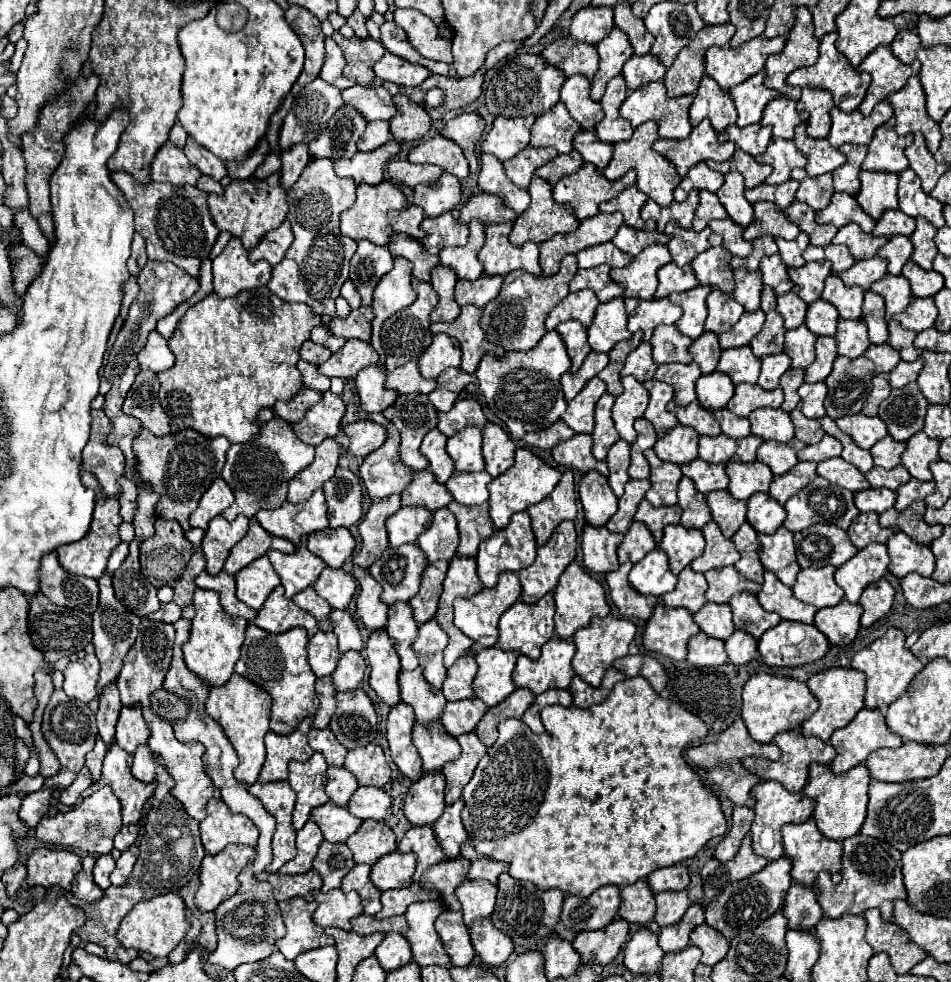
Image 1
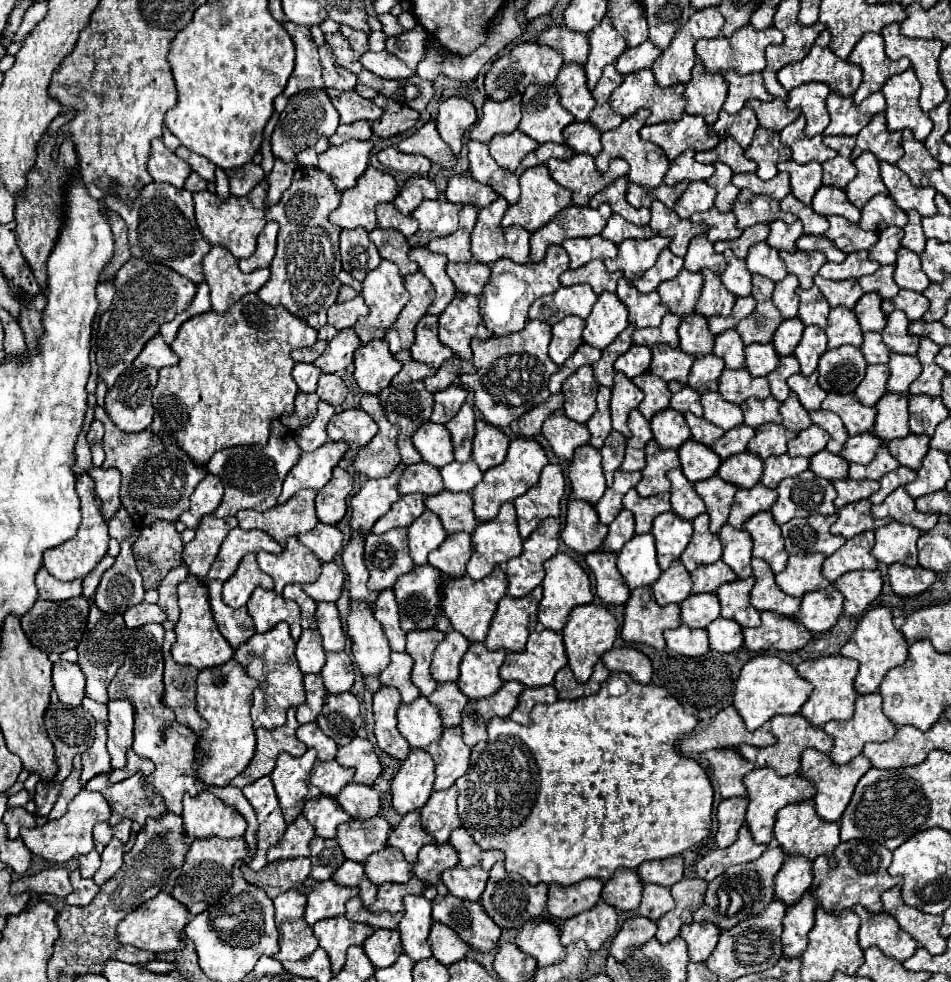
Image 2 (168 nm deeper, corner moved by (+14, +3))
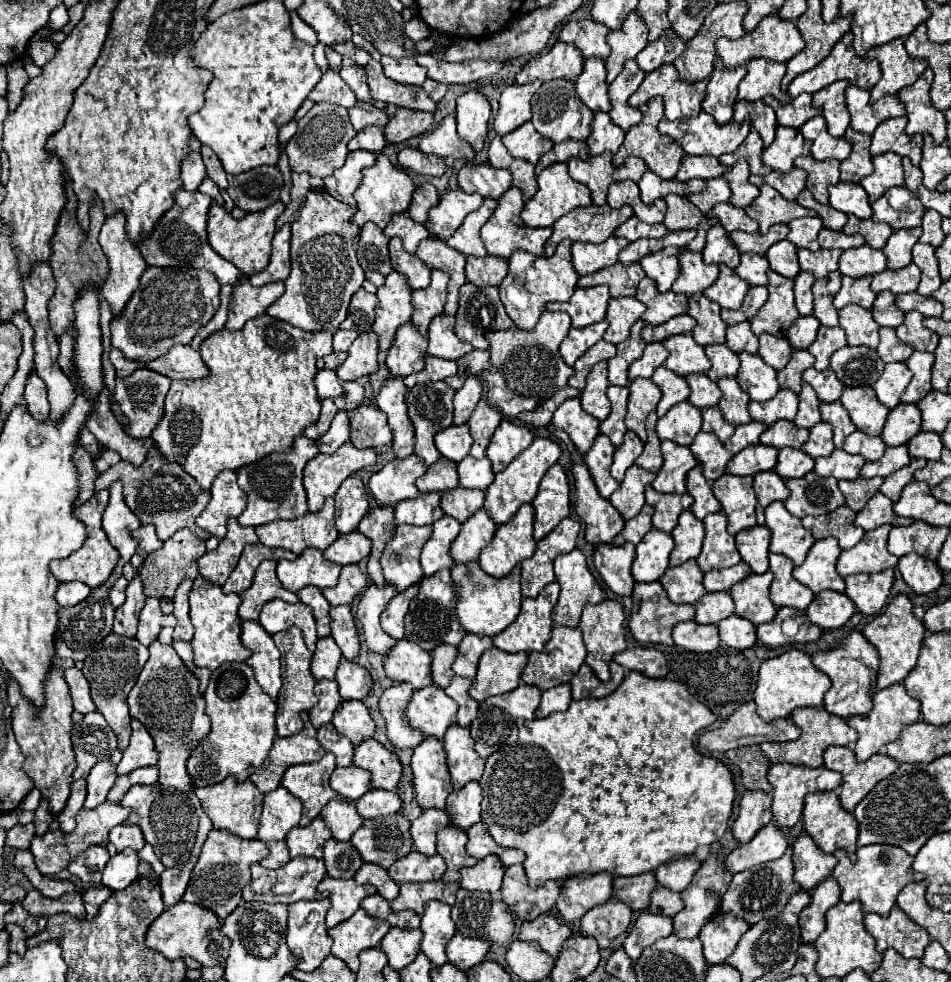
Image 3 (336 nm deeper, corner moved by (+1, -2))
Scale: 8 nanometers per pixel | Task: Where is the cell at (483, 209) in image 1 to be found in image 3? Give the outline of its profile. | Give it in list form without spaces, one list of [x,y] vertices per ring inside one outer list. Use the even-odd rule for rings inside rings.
[[[489,163],[465,165],[459,171],[459,187],[467,193],[479,193],[483,197],[499,199],[511,187],[511,173],[505,169],[495,169]]]

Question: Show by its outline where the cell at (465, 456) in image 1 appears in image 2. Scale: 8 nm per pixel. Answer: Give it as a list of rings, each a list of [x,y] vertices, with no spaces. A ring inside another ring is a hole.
[[[462,404],[460,412],[446,422],[446,430],[450,432],[452,446],[454,446],[454,458],[456,462],[470,460],[472,454],[472,438],[474,438],[474,410],[468,404]]]

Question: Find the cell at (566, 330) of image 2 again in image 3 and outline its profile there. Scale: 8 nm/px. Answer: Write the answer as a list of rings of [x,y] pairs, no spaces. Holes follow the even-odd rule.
[[[599,321],[599,323],[593,323],[593,325],[583,327],[583,329],[571,327],[569,329],[569,335],[559,345],[559,353],[565,359],[565,363],[573,367],[575,361],[585,351],[589,351],[599,339],[603,339],[603,333],[605,331],[607,331],[607,321]]]

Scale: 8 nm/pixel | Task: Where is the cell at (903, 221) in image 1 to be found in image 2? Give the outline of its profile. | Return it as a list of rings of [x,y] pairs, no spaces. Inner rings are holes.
[[[874,196],[862,208],[862,218],[860,218],[858,226],[868,232],[880,234],[888,226],[904,228],[906,222],[908,222],[906,214],[892,202],[890,196]]]

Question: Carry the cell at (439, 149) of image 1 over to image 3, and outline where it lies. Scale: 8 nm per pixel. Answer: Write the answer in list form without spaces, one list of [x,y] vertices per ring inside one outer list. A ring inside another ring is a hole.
[[[447,115],[435,131],[427,133],[419,143],[419,149],[427,155],[455,157],[455,159],[467,159],[467,161],[471,161],[475,155],[471,145],[467,145],[467,141],[463,141],[457,135],[457,123],[453,115]]]

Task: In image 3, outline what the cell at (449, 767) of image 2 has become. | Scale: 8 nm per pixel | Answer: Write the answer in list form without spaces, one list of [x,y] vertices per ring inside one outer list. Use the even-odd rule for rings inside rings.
[[[453,723],[451,729],[447,729],[447,733],[443,735],[443,743],[445,743],[447,765],[455,791],[469,781],[481,779],[485,761],[475,753],[473,739],[467,727]]]

